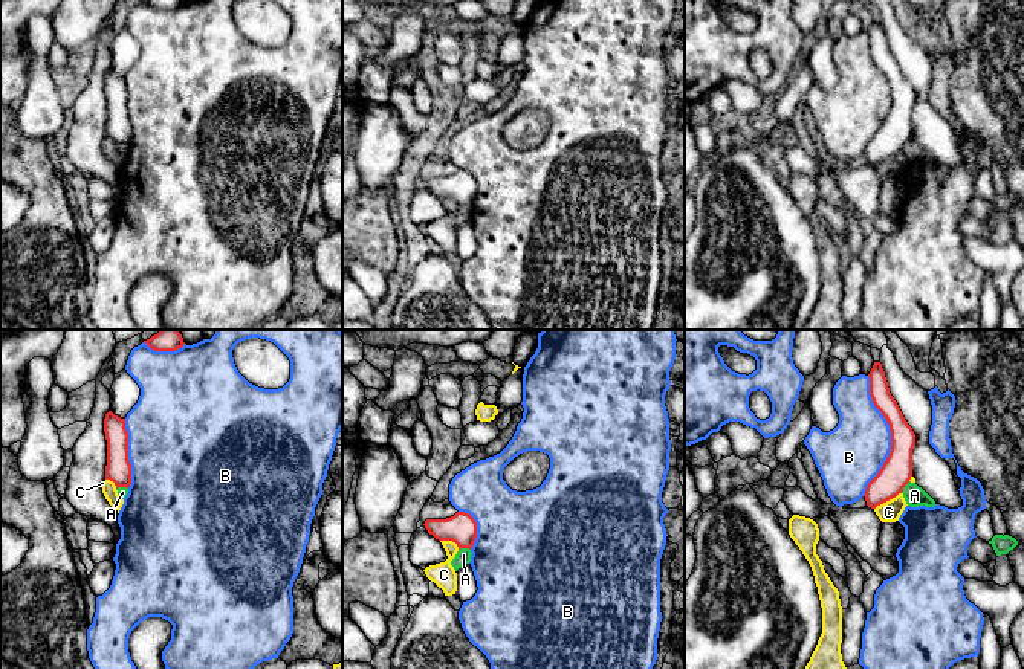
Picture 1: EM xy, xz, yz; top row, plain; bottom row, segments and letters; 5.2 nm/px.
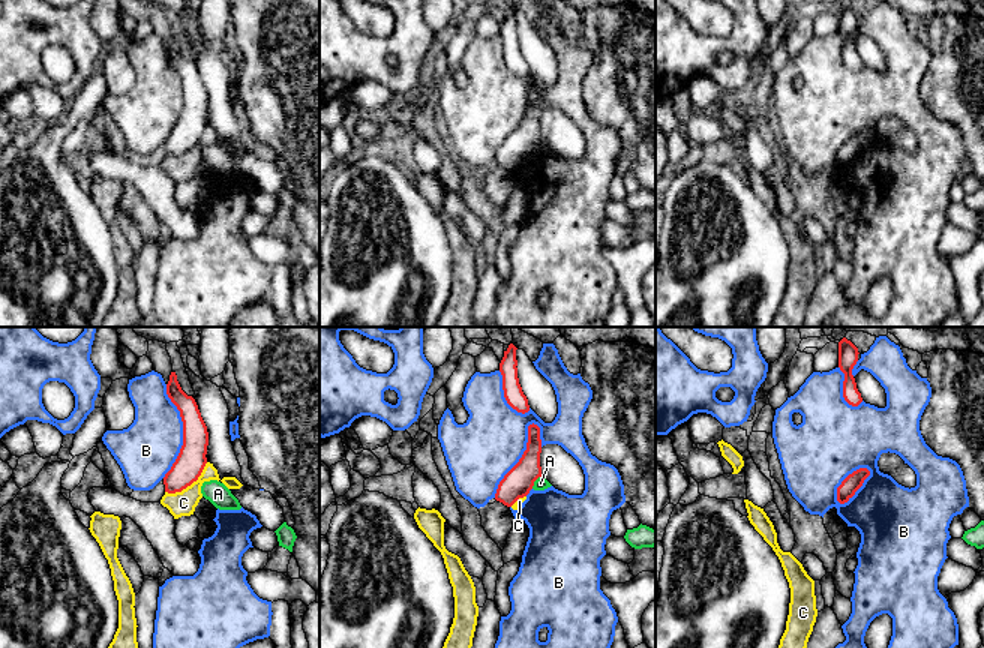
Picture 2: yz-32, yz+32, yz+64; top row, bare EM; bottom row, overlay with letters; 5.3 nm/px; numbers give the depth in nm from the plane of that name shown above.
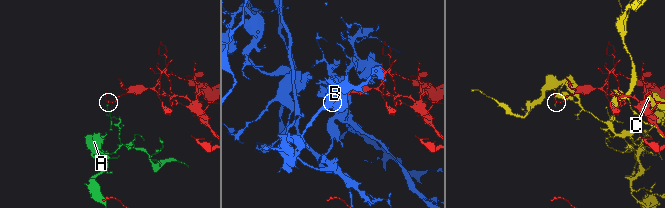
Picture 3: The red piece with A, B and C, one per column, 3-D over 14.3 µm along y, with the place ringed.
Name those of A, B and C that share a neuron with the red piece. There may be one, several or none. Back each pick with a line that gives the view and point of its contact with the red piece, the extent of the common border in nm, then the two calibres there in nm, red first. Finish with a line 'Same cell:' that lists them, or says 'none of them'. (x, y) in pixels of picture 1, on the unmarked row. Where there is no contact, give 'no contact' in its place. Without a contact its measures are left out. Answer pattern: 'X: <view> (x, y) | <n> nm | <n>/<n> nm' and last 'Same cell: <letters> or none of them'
Same cell: none of them

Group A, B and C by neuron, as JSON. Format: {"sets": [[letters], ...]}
{"sets": [["A"], ["B"], ["C"]]}

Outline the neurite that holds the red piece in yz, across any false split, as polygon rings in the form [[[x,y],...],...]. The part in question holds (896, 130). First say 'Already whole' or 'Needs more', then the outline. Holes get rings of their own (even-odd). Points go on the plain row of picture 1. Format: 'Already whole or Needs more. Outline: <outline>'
Already whole. Outline: [[[874,20],[868,35],[873,61],[886,76],[891,89],[890,113],[879,131],[868,141],[864,153],[867,163],[876,166],[902,151],[903,145],[909,141],[915,92],[890,50],[880,20]]]

